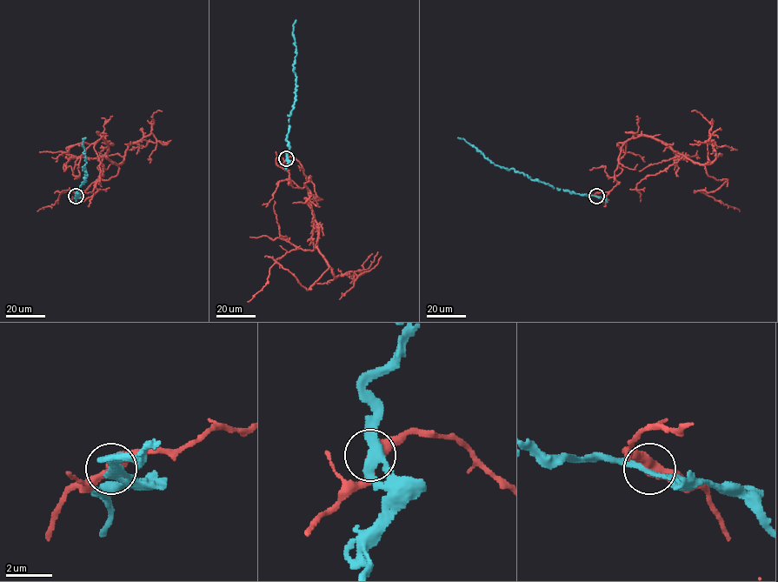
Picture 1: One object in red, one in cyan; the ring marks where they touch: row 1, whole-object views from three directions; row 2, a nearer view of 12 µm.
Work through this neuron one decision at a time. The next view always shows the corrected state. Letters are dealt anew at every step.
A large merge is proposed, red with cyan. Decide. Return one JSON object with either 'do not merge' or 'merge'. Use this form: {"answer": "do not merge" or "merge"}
{"answer": "do not merge"}

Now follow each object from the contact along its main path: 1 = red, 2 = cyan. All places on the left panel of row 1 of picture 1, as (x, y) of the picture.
1: (76, 197), (99, 179), (99, 134), (116, 175), (61, 193), (37, 211)
2: (76, 197), (86, 176), (83, 167), (86, 163), (83, 145), (85, 137)

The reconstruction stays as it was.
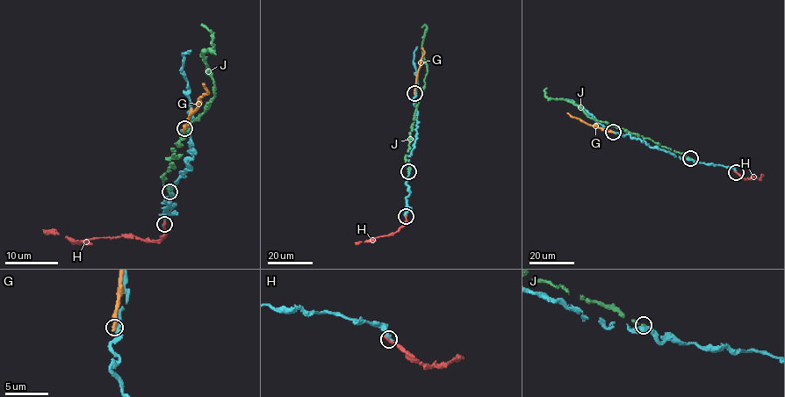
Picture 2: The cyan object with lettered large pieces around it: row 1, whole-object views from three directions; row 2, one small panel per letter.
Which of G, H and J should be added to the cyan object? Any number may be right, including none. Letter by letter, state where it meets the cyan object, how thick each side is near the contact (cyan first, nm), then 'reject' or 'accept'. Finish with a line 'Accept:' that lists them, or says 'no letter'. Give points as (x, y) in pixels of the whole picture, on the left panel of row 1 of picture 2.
G: meets cyan at (184, 128); 300 nm thick on the cyan side, 400 nm on the other; reject
H: meets cyan at (164, 224); 320 nm thick on the cyan side, 300 nm on the other; reject
J: meets cyan at (169, 191); 400 nm thick on the cyan side, 220 nm on the other; reject
Accept: no letter

